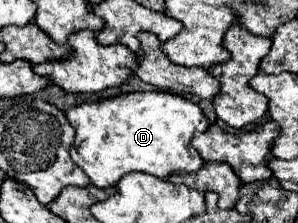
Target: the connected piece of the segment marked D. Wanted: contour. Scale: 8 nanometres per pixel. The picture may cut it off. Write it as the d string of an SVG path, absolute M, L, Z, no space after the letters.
M127 92L67 108L65 116L75 128L71 160L85 170L93 186L115 186L117 180L129 172L169 178L173 172L195 172L203 166L199 152L191 146L191 136L205 132L209 120L197 104L177 94Z

